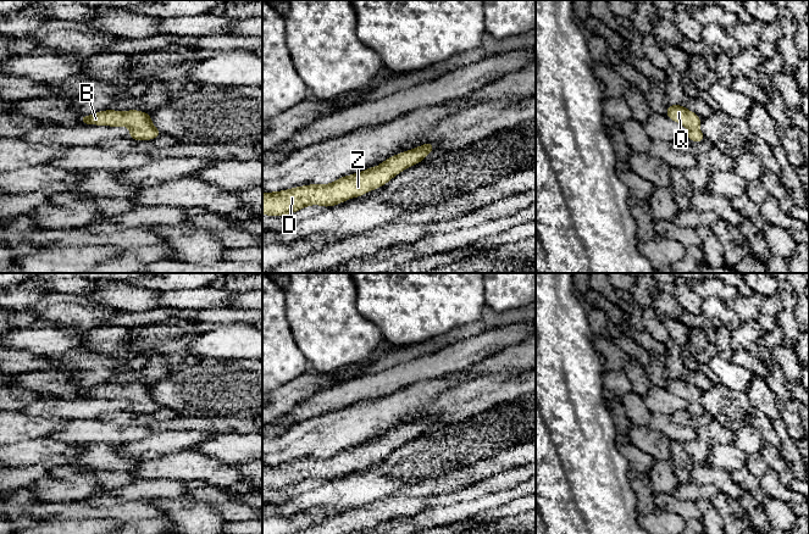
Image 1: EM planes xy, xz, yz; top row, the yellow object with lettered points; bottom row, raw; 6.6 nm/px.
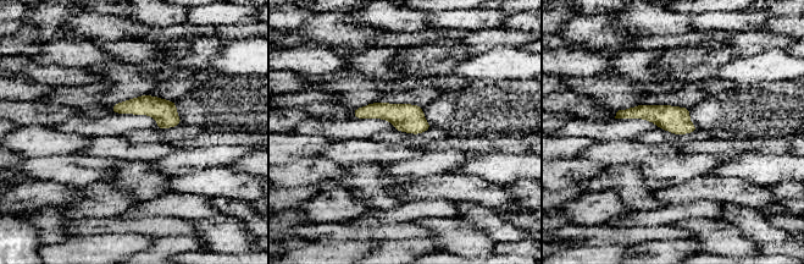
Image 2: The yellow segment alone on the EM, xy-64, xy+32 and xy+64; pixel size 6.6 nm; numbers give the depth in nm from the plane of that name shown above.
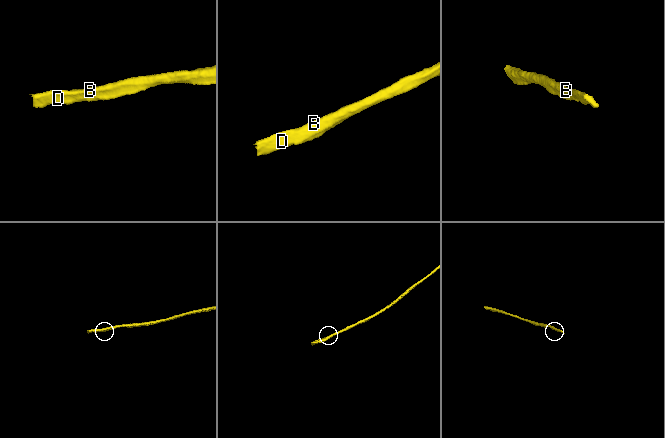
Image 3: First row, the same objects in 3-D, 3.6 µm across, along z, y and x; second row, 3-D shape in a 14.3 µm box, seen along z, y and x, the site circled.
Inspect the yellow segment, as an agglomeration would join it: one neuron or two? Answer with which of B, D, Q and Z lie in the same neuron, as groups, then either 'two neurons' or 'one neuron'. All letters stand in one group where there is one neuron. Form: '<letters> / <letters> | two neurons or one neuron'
B D Q Z | one neuron

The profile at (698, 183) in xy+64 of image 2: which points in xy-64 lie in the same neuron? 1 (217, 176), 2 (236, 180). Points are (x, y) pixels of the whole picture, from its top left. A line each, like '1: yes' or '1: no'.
1: yes
2: yes

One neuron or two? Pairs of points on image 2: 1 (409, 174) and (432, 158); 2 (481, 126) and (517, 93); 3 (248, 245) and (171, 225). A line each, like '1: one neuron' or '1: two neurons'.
1: one neuron
2: one neuron
3: two neurons

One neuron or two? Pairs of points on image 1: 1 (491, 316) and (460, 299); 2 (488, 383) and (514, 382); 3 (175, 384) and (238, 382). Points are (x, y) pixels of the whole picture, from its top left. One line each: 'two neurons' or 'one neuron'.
1: two neurons
2: one neuron
3: one neuron

